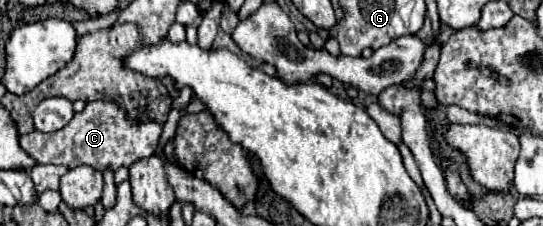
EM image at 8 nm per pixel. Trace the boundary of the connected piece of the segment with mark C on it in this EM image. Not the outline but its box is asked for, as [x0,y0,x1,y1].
[20,101,162,171]

